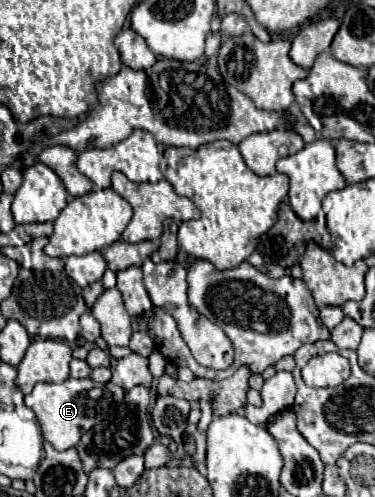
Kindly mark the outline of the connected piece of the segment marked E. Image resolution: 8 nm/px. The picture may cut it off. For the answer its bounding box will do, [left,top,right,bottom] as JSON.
[25,378,127,450]

